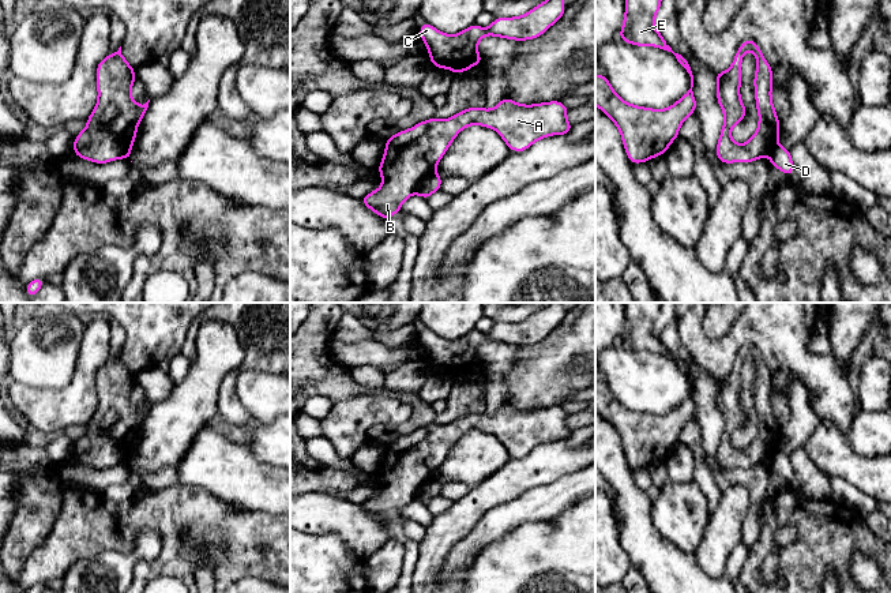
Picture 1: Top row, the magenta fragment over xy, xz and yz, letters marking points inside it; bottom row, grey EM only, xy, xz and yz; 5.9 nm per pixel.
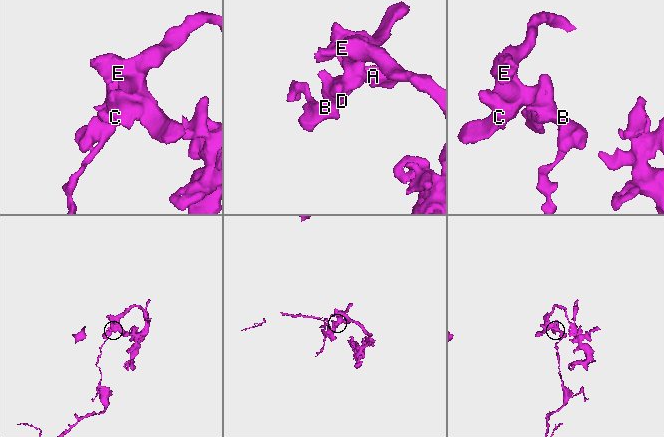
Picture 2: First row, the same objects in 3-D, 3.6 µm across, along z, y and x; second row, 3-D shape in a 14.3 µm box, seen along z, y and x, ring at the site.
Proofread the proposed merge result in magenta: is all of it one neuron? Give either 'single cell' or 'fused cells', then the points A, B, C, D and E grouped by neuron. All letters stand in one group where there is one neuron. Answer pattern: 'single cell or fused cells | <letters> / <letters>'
fused cells | A B C E / D

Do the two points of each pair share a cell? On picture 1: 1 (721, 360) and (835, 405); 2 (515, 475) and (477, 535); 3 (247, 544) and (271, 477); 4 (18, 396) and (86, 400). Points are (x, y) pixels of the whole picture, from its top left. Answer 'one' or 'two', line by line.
1: one
2: two
3: two
4: one

